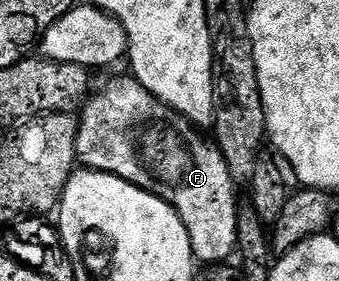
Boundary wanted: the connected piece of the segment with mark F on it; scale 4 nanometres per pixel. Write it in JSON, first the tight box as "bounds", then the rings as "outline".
{"bounds":[75,76,240,264],"outline":[[[126,76],[127,78],[115,78],[103,91],[92,93],[88,97],[85,105],[81,110],[81,117],[79,118],[79,131],[77,132],[77,152],[75,153],[76,159],[86,169],[100,170],[106,174],[115,174],[121,180],[125,180],[129,184],[133,184],[137,188],[141,188],[145,192],[149,192],[153,196],[157,196],[161,200],[165,200],[177,212],[177,216],[181,216],[181,220],[185,224],[185,228],[189,232],[189,240],[191,241],[191,251],[195,253],[196,259],[200,263],[207,262],[206,264],[223,264],[228,261],[227,258],[236,253],[236,242],[238,240],[238,216],[240,207],[235,206],[235,190],[237,184],[232,181],[229,168],[225,164],[223,154],[215,145],[214,141],[202,138],[200,131],[192,126],[187,119],[182,118],[176,110],[170,110],[169,107],[161,100],[157,100],[154,96],[140,84],[134,76]]]}

